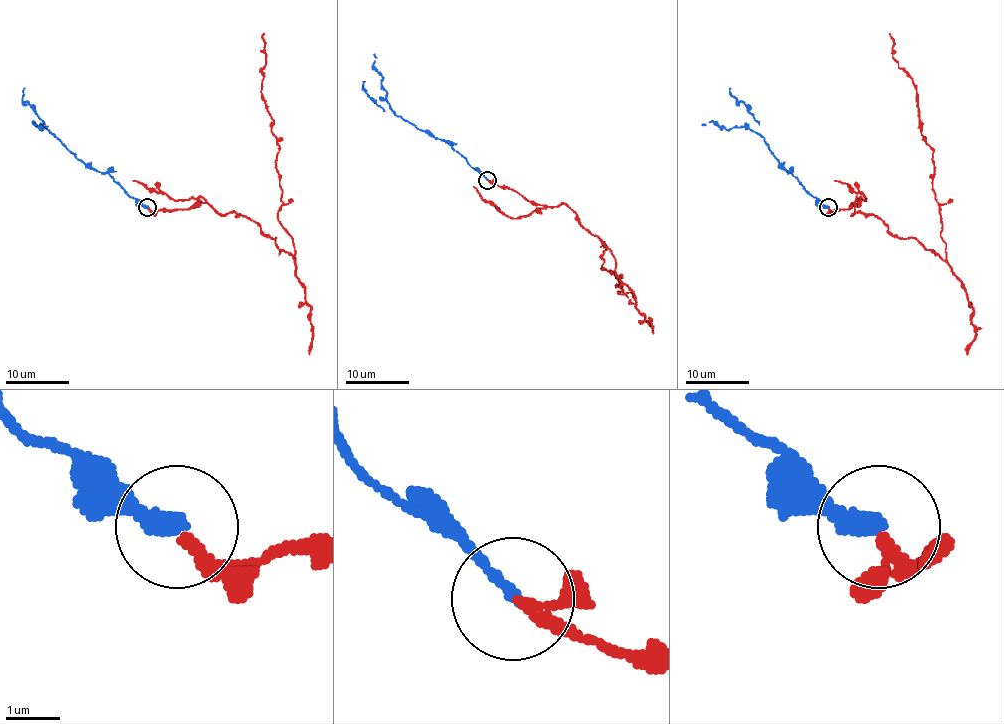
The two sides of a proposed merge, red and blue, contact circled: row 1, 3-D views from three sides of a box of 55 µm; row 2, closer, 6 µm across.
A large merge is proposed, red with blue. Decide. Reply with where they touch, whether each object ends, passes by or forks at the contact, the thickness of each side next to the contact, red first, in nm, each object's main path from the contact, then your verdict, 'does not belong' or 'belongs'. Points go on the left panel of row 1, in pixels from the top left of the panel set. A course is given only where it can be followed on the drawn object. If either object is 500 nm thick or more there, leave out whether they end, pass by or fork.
at (147, 207); red passes by; blue ends there; 160 nm thick on the red side, 240 nm on the other; red runs (148, 207), (207, 203), (249, 217), (295, 260), (277, 217), (279, 144), (261, 93), (263, 32); blue runs (147, 207), (107, 172), (96, 171), (78, 160), (56, 139), (23, 99), (24, 88); belongs

